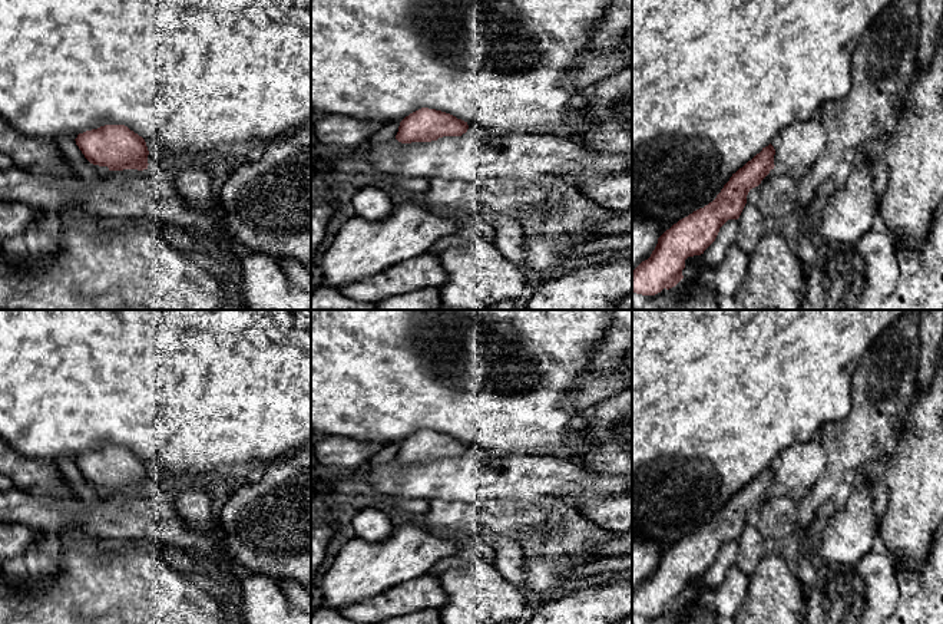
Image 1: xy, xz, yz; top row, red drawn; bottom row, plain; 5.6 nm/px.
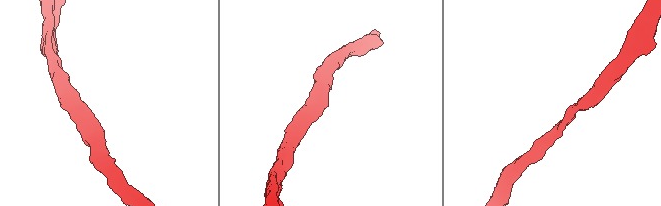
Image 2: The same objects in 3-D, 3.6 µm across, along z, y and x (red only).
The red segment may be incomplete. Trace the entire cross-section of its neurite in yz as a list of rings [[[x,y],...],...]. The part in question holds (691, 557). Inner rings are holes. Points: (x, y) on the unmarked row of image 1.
[[[770,465],[739,489],[717,519],[679,541],[659,559],[655,571],[632,592],[632,614],[655,620],[675,608],[686,595],[685,585],[715,562],[728,541],[738,541],[748,514],[774,491],[775,471]]]

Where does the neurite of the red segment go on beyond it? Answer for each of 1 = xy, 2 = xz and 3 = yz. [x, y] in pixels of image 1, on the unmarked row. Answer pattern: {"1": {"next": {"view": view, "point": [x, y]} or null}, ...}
{"1": {"next": null}, "2": {"next": null}, "3": {"next": {"view": "yz", "point": [664, 611]}}}

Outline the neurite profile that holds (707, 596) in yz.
[[[728,541],[721,549],[715,562],[704,572],[702,584],[698,587],[698,598],[712,608],[717,590],[724,584],[728,571],[737,564],[738,541]]]

